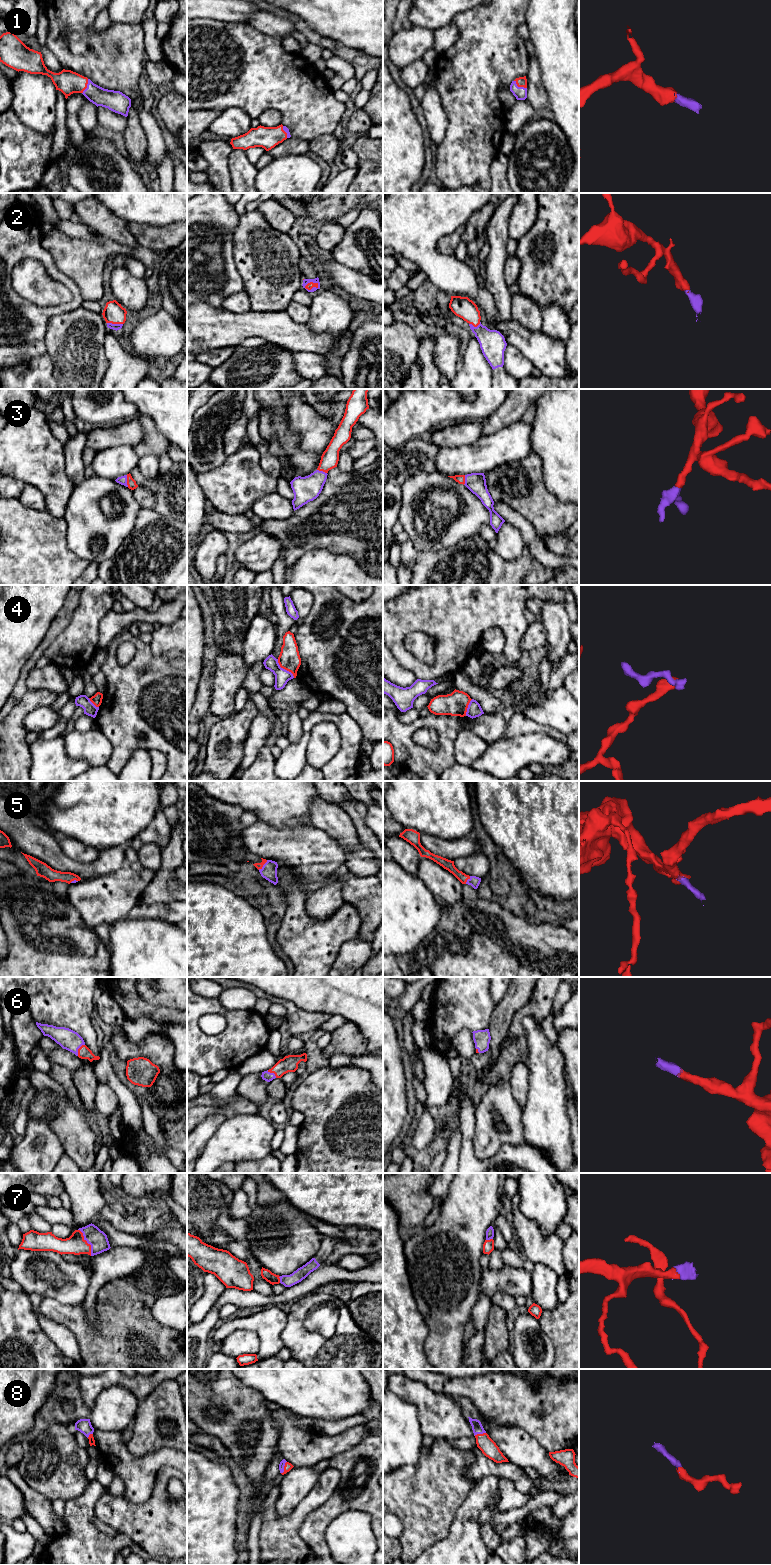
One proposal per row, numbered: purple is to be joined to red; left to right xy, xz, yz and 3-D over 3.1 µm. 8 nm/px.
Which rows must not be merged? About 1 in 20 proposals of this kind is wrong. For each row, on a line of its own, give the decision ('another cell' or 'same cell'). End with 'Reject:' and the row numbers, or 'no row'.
1: same cell
2: same cell
3: same cell
4: another cell
5: same cell
6: same cell
7: same cell
8: same cell
Reject: 4

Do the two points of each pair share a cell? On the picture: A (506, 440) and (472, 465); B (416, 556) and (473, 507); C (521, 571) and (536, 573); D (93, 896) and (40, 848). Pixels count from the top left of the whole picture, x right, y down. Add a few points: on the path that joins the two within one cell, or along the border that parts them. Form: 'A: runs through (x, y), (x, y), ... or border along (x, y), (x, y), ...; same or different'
A: runs through (498, 448), (480, 457); same
B: border along (408, 538), (419, 550), (437, 551), (445, 548); different
C: border along (535, 559), (527, 574); different
D: border along (104, 875), (81, 880); different

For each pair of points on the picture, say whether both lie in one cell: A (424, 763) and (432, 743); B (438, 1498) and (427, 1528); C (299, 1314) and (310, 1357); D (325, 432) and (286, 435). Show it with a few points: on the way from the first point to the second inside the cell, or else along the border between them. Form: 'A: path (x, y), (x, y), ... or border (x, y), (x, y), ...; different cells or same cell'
A: border (412, 734), (412, 739), (421, 746), (437, 748); different cells
B: path (431, 1505), (427, 1509), (427, 1521); same cell
C: path (296, 1325), (296, 1338), (302, 1346); same cell
D: border (288, 413), (299, 446), (314, 452); different cells

